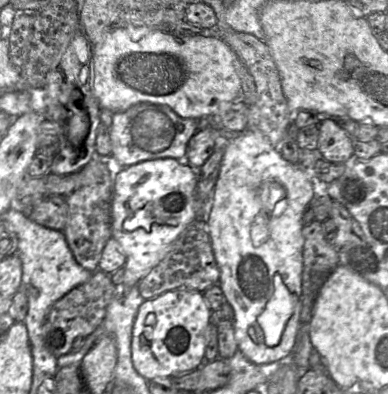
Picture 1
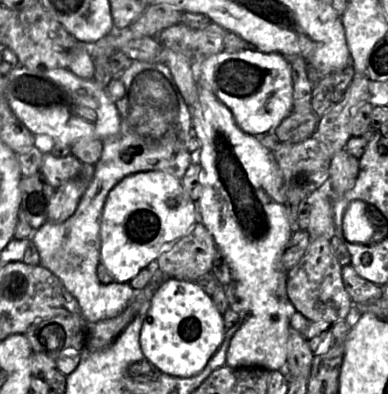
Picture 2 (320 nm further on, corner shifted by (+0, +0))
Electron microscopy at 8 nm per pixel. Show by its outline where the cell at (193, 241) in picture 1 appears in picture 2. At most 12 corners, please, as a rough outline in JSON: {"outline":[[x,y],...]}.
{"outline":[[196,223],[158,257],[167,278],[212,272],[217,247]]}

